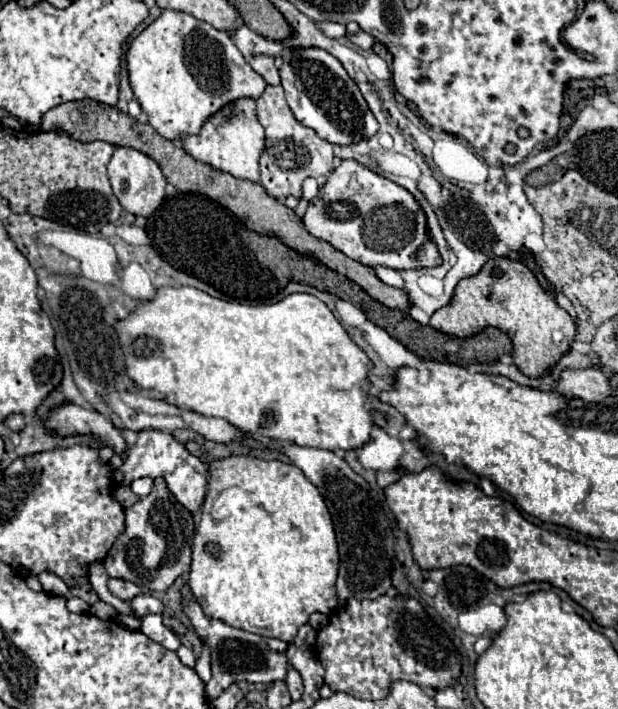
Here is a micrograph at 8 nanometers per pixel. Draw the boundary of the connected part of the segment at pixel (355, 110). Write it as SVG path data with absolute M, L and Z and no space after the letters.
M310 48L310 50L284 50L282 60L284 60L284 64L280 66L282 88L286 92L286 100L292 108L292 112L300 124L312 128L326 142L338 144L338 146L350 146L350 144L356 144L360 140L368 140L378 132L378 120L374 118L372 110L368 108L356 82L346 74L344 66L334 56L330 56L324 50Z

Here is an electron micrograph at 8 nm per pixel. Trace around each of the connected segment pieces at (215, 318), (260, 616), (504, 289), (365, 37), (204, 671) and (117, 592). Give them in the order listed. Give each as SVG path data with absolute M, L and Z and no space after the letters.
M166 286L166 288L158 288L156 296L152 300L138 302L138 306L134 308L134 312L128 318L118 320L114 324L114 330L118 332L118 340L120 340L120 346L124 352L126 374L138 384L138 388L156 390L156 392L164 394L164 400L168 404L184 406L188 410L202 414L202 416L224 418L244 432L260 434L260 436L280 440L280 442L292 442L298 446L314 446L314 448L326 448L326 450L338 450L338 448L352 450L352 448L358 448L370 440L370 430L372 430L378 414L364 410L364 402L368 398L368 394L362 384L368 380L368 372L372 368L372 362L350 340L350 336L346 334L342 324L336 320L332 310L312 294L290 294L284 300L280 300L276 304L268 304L268 306L244 306L238 302L226 302L226 300L214 298L206 292L190 288L190 286L182 286L182 288Z
M232 456L232 458L224 458L224 460L210 464L210 490L208 490L208 496L204 502L202 522L194 534L192 562L190 562L190 574L188 574L188 584L194 594L194 600L202 606L206 616L210 616L214 620L222 620L228 626L260 634L264 638L280 638L280 640L290 642L298 634L300 626L308 624L310 614L314 614L314 612L320 612L326 616L334 614L334 606L338 606L338 600L336 600L338 562L340 562L338 560L338 544L336 544L336 534L334 534L334 524L332 524L330 512L328 512L318 488L306 480L306 476L302 474L300 468L296 468L294 464L284 464L280 460L268 462L268 460L260 460L260 458L252 458L252 456Z
M508 258L490 260L480 274L462 280L456 286L454 300L432 316L430 326L456 338L474 336L488 326L500 328L514 342L514 364L530 378L548 374L576 338L576 322L572 316L556 304L522 262Z
M360 32L360 34L356 34L356 36L348 36L356 46L360 46L362 50L372 50L374 48L374 44L376 44L376 40L370 36L370 34L366 34L366 32Z
M204 648L202 650L202 656L198 658L198 662L196 662L196 668L194 668L198 674L200 674L200 678L206 684L211 678L211 654L208 648Z
M110 578L110 580L108 580L108 590L110 590L114 596L122 598L122 600L132 600L134 596L140 594L140 588L138 588L136 584L126 582L126 580L116 580L116 578Z

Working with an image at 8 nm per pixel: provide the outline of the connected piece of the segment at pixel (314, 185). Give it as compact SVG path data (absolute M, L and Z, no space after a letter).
M306 178L304 184L302 184L302 198L312 200L314 196L318 196L318 188L320 188L320 186L322 186L322 184L320 184L316 178Z

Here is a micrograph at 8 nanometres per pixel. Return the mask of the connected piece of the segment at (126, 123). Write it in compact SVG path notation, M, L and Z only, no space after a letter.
M84 100L84 102L66 102L66 104L50 108L44 114L44 118L42 118L42 130L68 132L76 140L80 140L80 142L104 140L104 142L110 142L114 146L128 146L128 148L140 150L140 152L144 152L146 156L150 156L152 160L156 160L160 164L160 168L162 168L168 184L172 184L178 192L198 192L198 194L204 194L204 196L220 202L222 206L226 206L230 212L234 212L246 224L246 228L250 228L250 230L254 230L258 234L276 236L288 248L292 248L292 250L296 250L300 254L308 254L308 256L312 254L322 264L326 264L330 270L336 270L338 274L344 274L346 278L350 278L352 282L356 282L362 290L366 290L380 304L384 304L388 308L398 308L402 312L406 312L410 308L410 298L408 298L408 294L404 294L404 290L386 286L370 268L358 264L356 260L348 260L348 256L344 256L342 252L338 252L336 248L332 248L328 242L310 236L308 230L304 228L302 220L294 214L294 210L290 210L288 206L284 206L276 198L270 198L260 184L250 182L250 180L238 180L238 178L234 178L230 174L224 174L224 172L218 172L218 170L210 168L208 164L196 162L180 146L176 146L176 142L170 142L164 136L160 136L150 124L142 124L136 118L130 118L128 114L120 112L114 106L106 106L106 104L100 104L100 102L94 102L94 100L92 102L90 100Z

